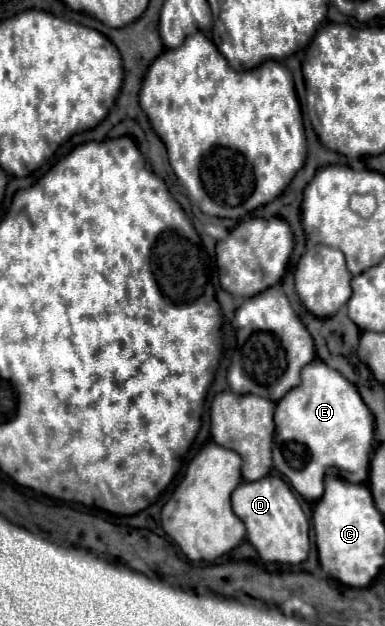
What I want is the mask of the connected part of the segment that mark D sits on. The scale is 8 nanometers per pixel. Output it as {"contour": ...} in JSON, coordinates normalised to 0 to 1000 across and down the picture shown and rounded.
{"contour":[[[688,760],[668,770],[626,770],[600,789],[605,818],[642,843],[642,863],[668,875],[678,895],[777,901],[803,885],[803,834],[756,786],[751,773],[714,760]]]}

